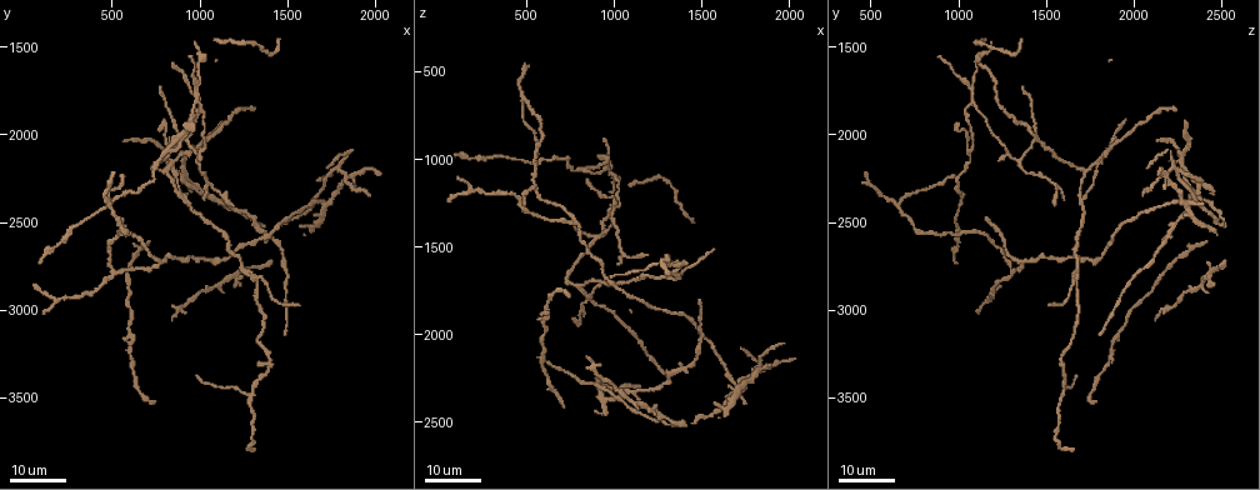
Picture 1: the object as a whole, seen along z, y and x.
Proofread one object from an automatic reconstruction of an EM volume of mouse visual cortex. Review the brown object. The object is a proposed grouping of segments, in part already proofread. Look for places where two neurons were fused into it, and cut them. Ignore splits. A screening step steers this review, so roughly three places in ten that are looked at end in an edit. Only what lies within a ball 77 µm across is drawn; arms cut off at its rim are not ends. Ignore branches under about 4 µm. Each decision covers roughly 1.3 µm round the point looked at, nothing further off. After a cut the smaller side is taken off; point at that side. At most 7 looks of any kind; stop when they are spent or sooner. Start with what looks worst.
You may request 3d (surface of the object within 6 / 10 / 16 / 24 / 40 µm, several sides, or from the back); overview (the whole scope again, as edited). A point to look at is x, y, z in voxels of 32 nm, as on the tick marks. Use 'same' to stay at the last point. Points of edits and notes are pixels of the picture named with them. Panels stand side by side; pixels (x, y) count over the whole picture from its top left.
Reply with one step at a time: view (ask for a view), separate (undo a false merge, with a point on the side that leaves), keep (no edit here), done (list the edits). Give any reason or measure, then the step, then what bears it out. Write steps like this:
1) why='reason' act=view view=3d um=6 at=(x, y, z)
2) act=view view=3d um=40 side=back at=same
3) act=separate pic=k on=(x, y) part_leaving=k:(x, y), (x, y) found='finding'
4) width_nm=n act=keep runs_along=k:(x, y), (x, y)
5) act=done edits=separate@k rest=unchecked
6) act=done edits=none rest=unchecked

why='looks like a crossing' act=view view=3d um=16 at=(900, 2040, 1460)

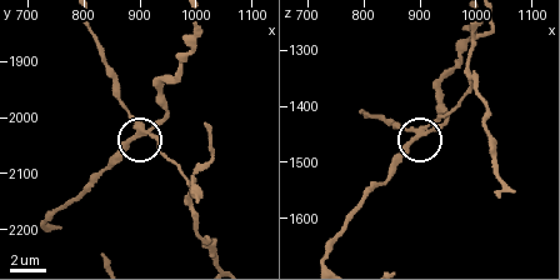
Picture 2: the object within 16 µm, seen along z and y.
act=view view=3d um=6 at=(915, 2020, 1445)

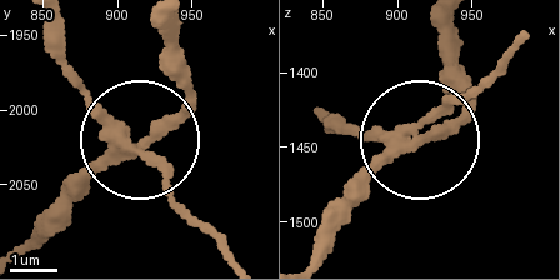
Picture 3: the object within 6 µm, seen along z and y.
arms=4 act=separate pic=3 on=(171, 188) part_leaving=3:(130, 146), (218, 250) found='two neurons meet here'

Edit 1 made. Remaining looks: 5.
act=view view=3d um=24 at=(760, 2740, 1340)

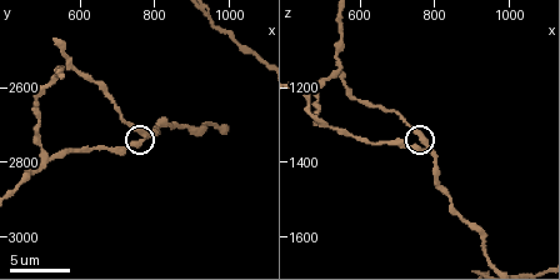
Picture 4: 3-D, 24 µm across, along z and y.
act=view view=3d um=6 at=(780, 2720, 1350)

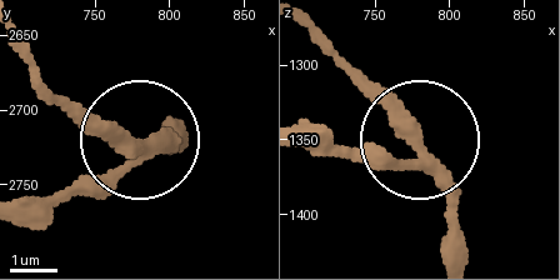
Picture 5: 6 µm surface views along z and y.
side_arm_um=14 act=keep runs_along=5:(29, 208), (100, 180), (129, 149), (56, 105) found='all the same neuron'

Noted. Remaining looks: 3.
why='three arms meet' act=view view=3d um=6 at=(500, 2800, 1300)

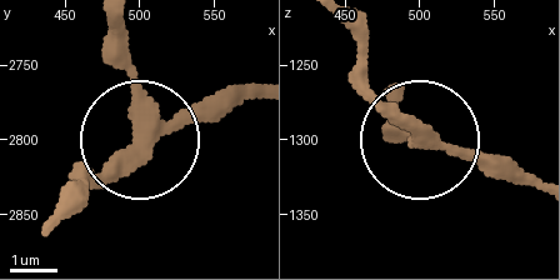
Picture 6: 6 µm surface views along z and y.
side_arm_um=19 act=keep runs_along=6:(405, 100), (416, 136), (360, 56) found='all the same neuron'

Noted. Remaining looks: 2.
why='a narrow waist' act=view view=3d um=24 at=(900, 2380, 1700)

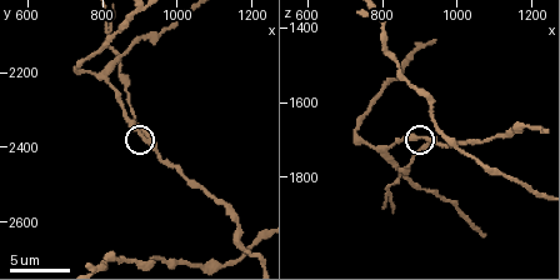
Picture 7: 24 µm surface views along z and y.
why='zoom in' act=view view=3d um=6 at=(910, 2380, 1690)

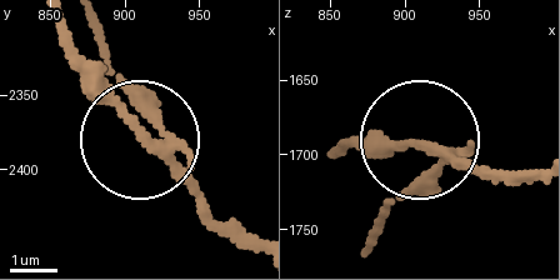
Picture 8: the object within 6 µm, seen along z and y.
width_nm=190 act=separate pic=8 on=(125, 85) found='a second neuron is stuck on'

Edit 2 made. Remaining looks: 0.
act=done edits=separate@3,separate@8 rest=unchecked

